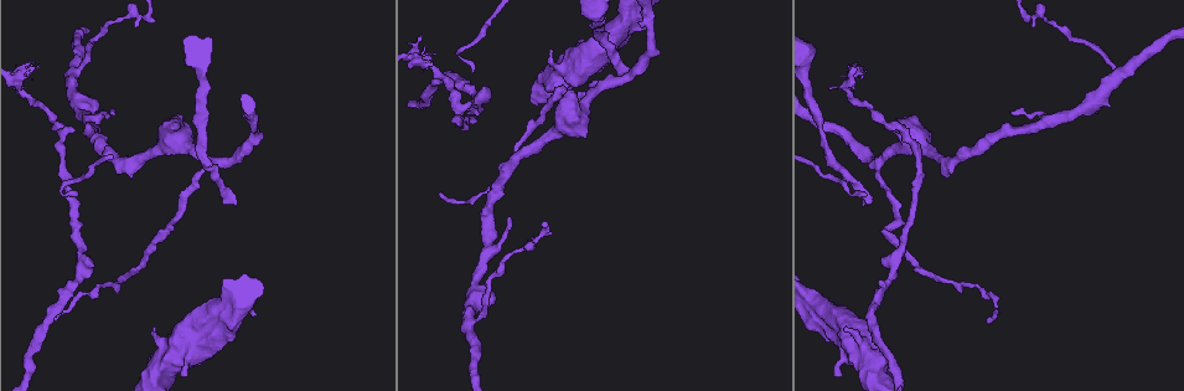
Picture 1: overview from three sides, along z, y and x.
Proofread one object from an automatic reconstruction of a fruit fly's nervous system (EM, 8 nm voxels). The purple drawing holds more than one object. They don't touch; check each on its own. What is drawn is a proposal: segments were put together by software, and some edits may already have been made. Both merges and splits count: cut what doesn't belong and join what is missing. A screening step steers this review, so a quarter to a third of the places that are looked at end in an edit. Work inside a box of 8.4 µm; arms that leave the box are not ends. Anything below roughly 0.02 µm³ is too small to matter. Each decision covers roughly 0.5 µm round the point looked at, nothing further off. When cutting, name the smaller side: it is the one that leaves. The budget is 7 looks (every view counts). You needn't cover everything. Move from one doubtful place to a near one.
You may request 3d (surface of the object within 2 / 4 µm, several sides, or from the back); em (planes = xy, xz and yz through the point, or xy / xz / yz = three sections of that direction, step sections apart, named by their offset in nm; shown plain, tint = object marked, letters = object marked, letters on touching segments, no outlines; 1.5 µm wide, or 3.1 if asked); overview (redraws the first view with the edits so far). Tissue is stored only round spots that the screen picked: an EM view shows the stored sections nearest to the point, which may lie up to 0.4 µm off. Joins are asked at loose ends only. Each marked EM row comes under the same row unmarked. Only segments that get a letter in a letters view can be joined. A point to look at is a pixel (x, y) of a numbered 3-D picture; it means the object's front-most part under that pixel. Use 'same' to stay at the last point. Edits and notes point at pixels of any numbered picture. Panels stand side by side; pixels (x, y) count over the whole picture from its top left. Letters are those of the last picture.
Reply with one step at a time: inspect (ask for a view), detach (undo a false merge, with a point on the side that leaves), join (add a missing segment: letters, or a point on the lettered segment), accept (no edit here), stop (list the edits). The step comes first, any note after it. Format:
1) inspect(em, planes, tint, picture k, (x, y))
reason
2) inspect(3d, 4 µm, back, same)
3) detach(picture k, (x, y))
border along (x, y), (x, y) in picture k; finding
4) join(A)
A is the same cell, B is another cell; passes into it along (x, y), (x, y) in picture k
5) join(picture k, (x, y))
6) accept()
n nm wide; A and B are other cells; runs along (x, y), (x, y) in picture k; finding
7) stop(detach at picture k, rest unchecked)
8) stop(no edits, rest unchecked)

inspect(3d, 2 µm, picture 1, (468, 320))
calibre changes

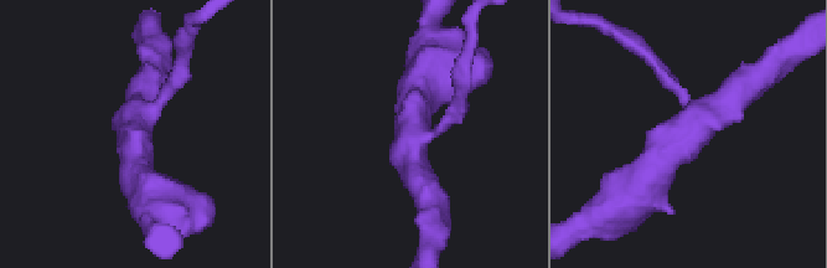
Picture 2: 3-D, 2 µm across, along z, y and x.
inspect(em, yz, step 8, tint, picture 2, (692, 127))
3 arms

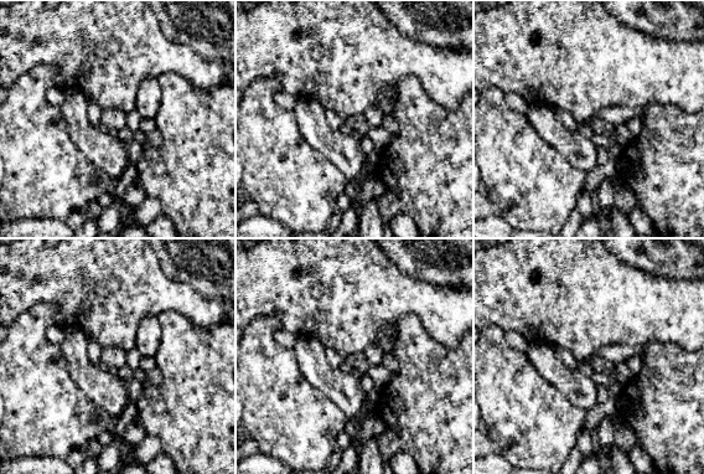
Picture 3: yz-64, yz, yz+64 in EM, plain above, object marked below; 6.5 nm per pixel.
inspect(em, planes, letters, same)
another direction

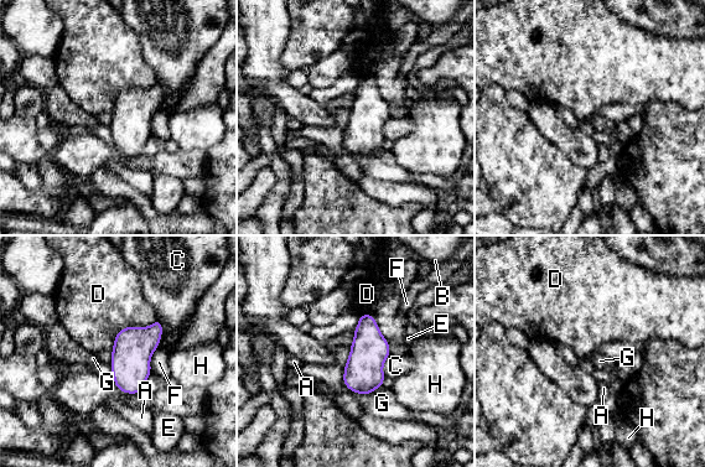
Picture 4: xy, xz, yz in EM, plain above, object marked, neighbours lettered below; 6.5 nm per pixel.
accept()
A, B, C, D, E, F, G and H are other cells; border along (156, 317), (161, 322), (156, 347) in picture 4; one neuron here

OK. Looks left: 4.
inspect(3d, 2 µm, picture 1, (843, 328))
branch stops here

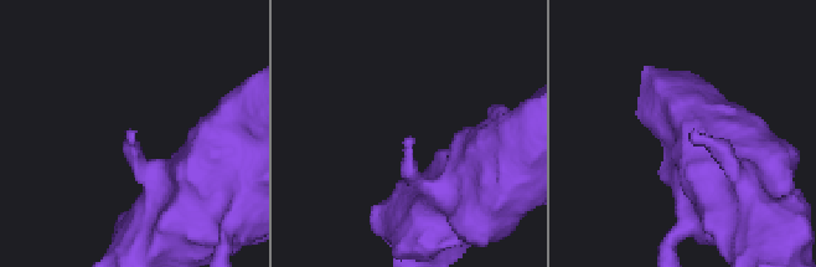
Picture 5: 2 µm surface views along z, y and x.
inspect(em, planes, letters, picture 5, (689, 136))

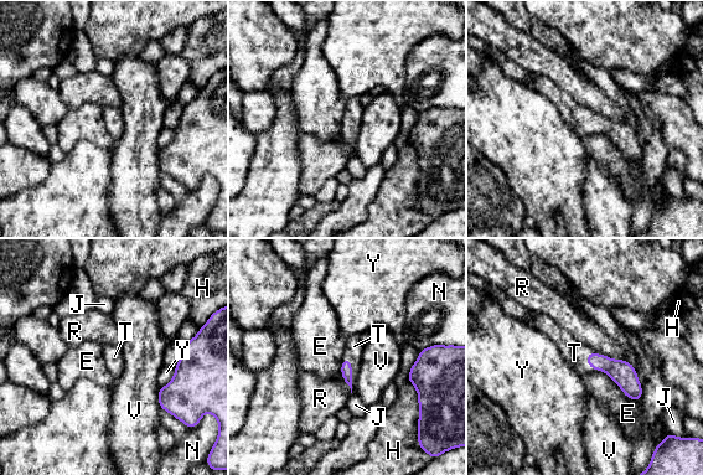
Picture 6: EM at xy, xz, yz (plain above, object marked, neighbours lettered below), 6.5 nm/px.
join(T)
T is the same cell, E, H, J, N, R, V and Y are other cells; the neuron continues

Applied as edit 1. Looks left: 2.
stop(join at picture 6, rest unchecked)

